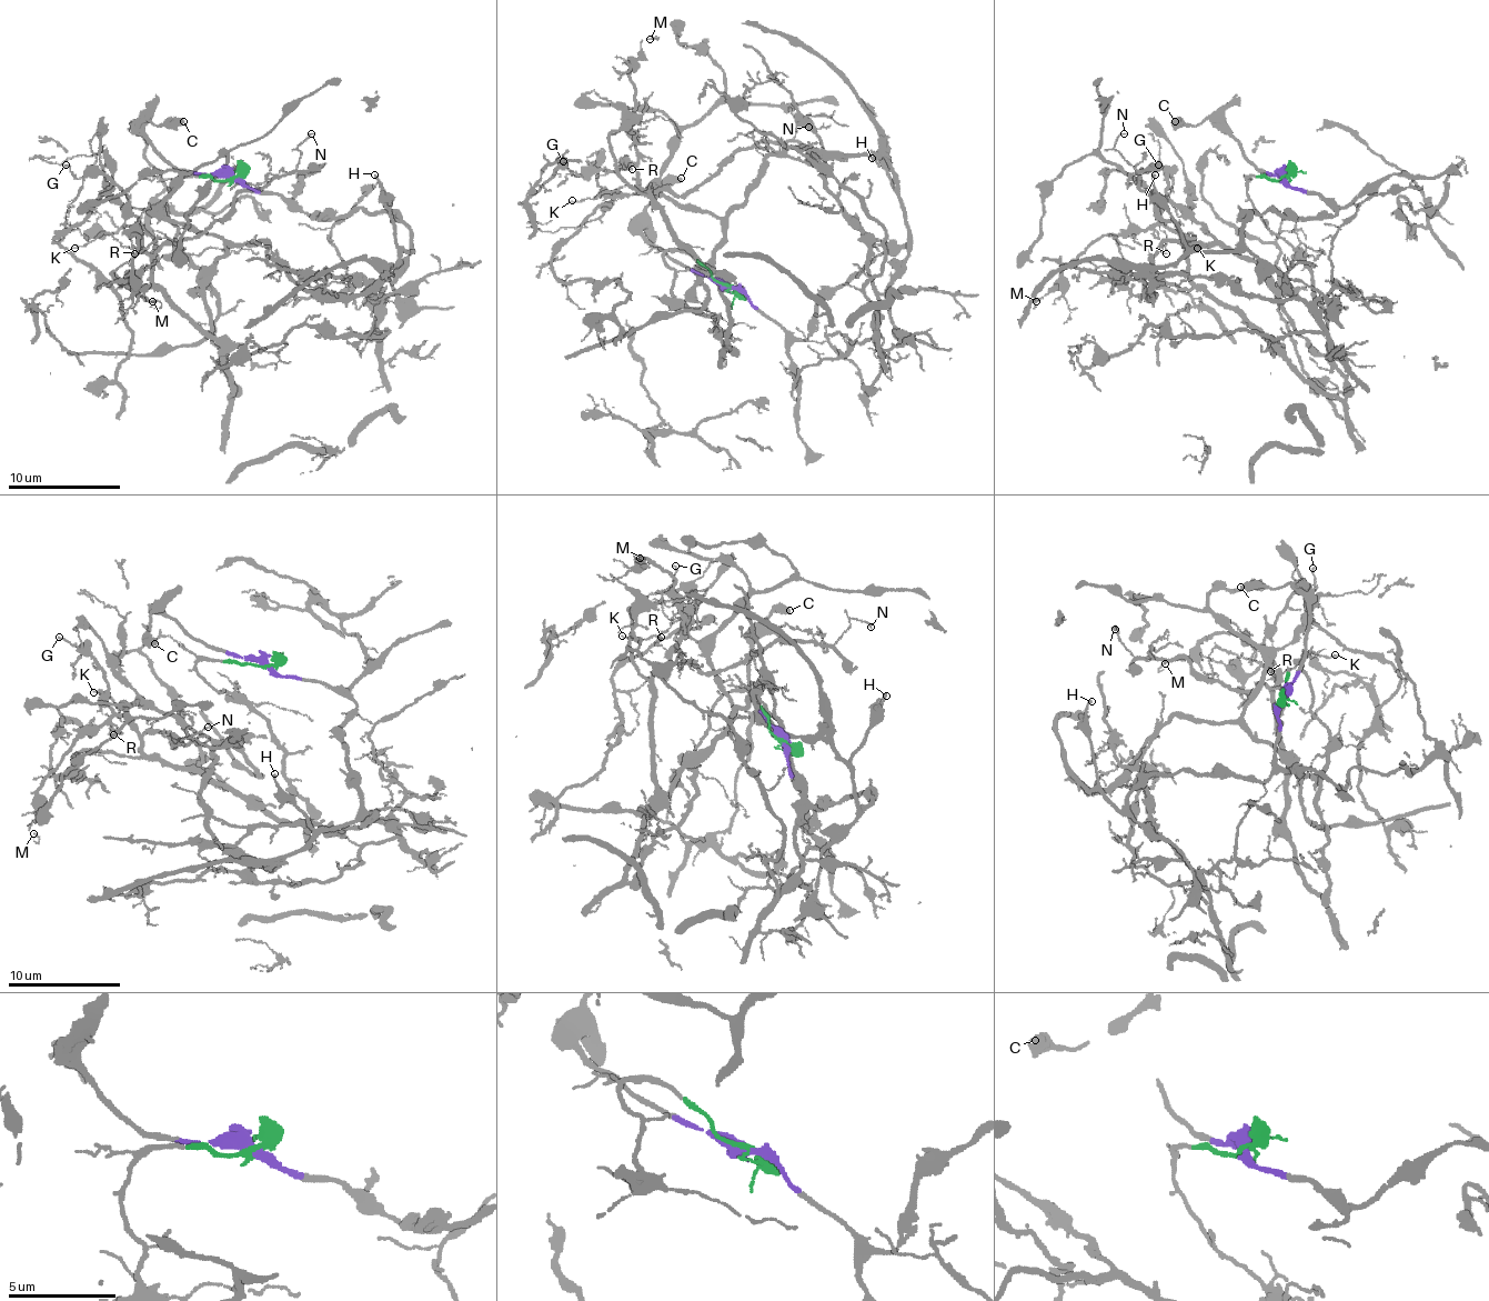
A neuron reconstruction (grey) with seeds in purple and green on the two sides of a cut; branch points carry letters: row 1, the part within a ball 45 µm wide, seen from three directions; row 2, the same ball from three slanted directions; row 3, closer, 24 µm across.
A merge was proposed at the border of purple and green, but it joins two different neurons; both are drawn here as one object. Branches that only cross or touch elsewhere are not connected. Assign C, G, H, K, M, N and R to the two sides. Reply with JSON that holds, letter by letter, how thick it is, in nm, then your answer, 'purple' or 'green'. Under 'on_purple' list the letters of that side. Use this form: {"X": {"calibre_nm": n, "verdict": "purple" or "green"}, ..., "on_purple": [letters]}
{"C": {"calibre_nm": 480, "verdict": "purple"}, "G": {"calibre_nm": 130, "verdict": "green"}, "H": {"calibre_nm": 150, "verdict": "purple"}, "K": {"calibre_nm": 90, "verdict": "green"}, "M": {"calibre_nm": 110, "verdict": "green"}, "N": {"calibre_nm": 110, "verdict": "green"}, "R": {"calibre_nm": 100, "verdict": "green"}, "on_purple": ["C", "H"]}

